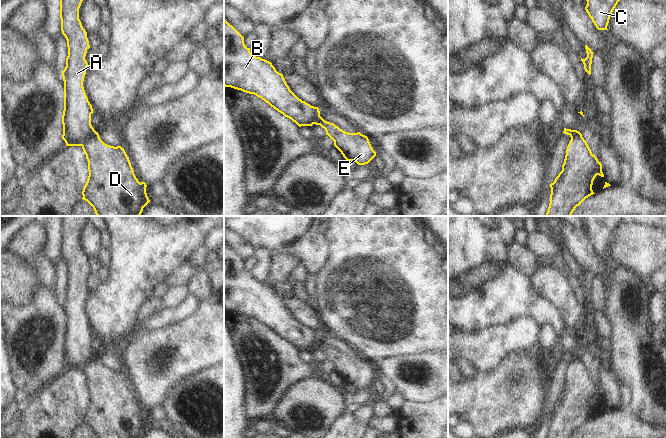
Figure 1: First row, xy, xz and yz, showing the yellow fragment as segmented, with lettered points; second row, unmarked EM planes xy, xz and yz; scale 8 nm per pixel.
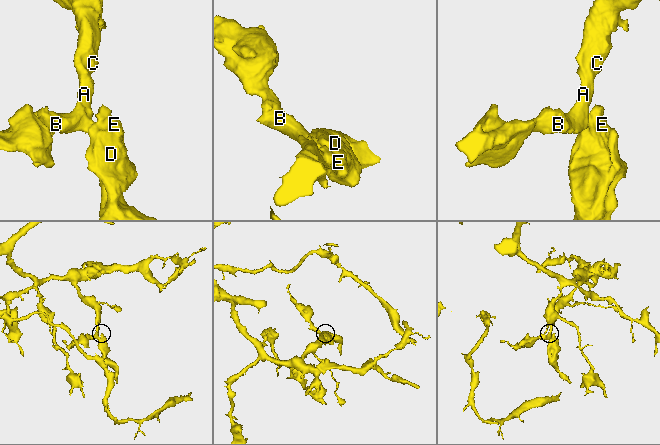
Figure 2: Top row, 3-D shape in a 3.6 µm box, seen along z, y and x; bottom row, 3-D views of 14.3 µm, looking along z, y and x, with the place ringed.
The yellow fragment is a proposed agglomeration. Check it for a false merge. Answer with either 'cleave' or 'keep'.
cleave

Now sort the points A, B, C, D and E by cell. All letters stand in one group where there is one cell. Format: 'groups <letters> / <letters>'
groups A B C / D E

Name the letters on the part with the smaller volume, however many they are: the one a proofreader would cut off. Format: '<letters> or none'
D, E

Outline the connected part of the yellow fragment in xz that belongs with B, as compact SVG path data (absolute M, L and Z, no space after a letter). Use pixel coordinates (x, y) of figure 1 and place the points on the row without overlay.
M224 243L224 310L254 318L299 351L312 350L320 335L299 323L287 309L283 298L271 286L254 280L244 268L244 261Z

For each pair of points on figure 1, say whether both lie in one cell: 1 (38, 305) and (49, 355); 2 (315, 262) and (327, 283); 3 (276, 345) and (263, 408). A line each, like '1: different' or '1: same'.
1: same
2: different
3: same

